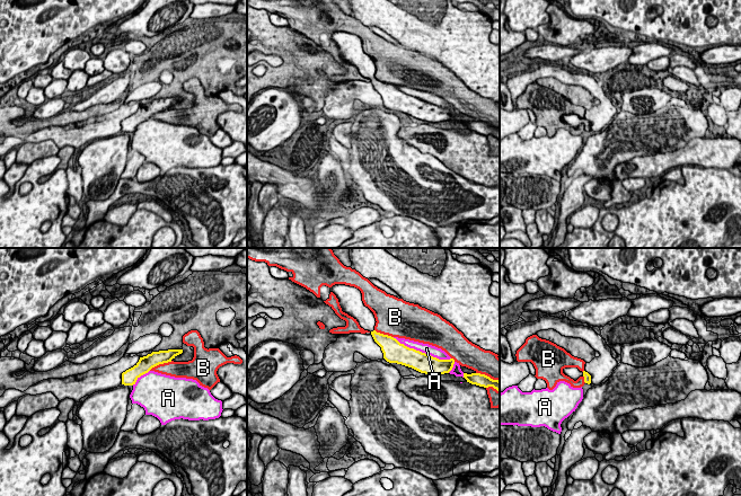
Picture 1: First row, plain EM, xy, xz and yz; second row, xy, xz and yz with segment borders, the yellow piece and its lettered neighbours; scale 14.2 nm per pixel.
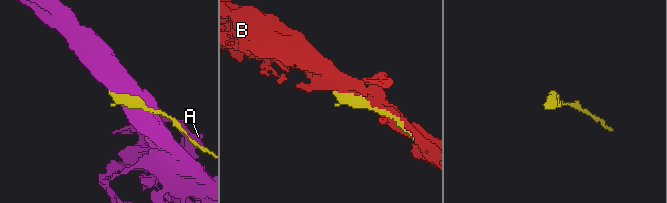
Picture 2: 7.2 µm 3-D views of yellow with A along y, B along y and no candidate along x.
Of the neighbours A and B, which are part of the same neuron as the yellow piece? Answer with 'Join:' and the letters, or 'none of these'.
Join: none of these

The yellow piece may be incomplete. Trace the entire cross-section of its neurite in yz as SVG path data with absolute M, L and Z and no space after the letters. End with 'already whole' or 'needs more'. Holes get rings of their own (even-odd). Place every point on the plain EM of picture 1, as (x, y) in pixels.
M565 115L563 116L563 121L574 129L576 129L580 124L583 124L585 131L591 131L591 123L585 118L580 118L577 115Z | needs more

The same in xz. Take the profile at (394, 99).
M335 32L330 35L338 46L342 59L353 64L361 76L371 80L374 89L381 95L383 106L389 110L397 110L412 115L421 121L438 123L449 121L455 107L439 107L414 96L400 91L396 86L374 78L376 65L373 60L364 53L359 36L345 32Z | needs more

